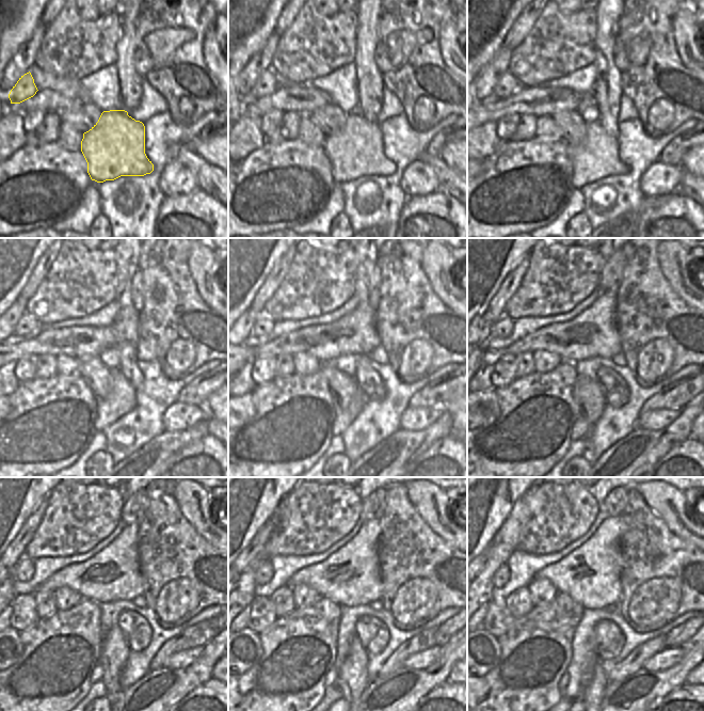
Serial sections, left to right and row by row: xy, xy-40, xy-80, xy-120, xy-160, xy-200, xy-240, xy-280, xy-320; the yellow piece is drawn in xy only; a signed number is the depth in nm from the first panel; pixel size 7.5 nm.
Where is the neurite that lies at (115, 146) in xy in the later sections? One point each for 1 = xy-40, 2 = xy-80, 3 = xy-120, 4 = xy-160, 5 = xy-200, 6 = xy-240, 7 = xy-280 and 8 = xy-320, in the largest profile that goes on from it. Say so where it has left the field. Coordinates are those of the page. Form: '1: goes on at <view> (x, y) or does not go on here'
1: goes on at xy-40 (355, 151)
2: goes on at xy-80 (596, 157)
3: goes on at xy-120 (122, 399)
4: goes on at xy-160 (344, 419)
5: goes on at xy-200 (580, 428)
6: goes on at xy-240 (97, 674)
7: goes on at xy-280 (331, 678)
8: goes on at xy-320 (564, 679)

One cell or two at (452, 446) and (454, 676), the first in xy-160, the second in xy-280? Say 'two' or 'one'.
two

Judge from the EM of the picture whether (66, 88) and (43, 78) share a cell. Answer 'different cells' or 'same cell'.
same cell

